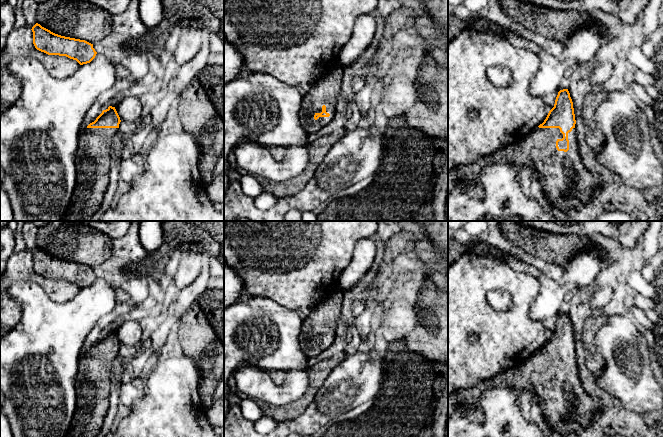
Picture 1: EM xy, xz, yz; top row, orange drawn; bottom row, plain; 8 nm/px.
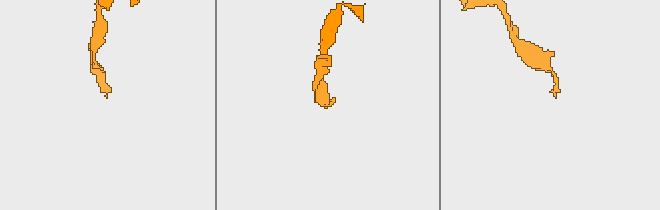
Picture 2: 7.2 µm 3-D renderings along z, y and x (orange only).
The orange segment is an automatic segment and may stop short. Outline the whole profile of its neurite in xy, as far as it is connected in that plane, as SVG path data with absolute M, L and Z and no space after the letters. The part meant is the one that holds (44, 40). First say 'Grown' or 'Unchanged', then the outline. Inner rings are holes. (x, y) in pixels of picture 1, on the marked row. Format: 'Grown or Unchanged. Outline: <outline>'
Unchanged. Outline: M38 23L31 30L35 48L48 55L66 56L83 65L90 63L97 54L93 44L85 40L55 34Z

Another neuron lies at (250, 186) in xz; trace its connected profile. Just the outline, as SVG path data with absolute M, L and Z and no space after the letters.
M252 174L243 175L240 178L240 185L245 195L256 198L263 192L261 184Z

